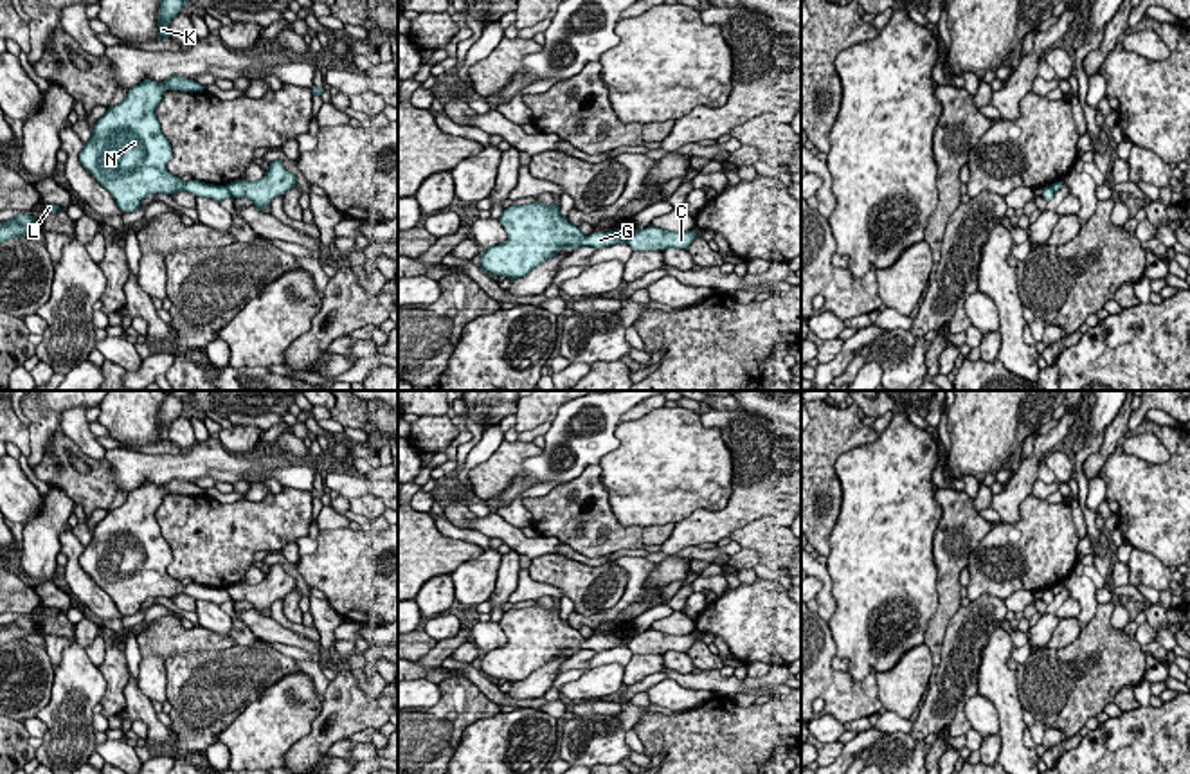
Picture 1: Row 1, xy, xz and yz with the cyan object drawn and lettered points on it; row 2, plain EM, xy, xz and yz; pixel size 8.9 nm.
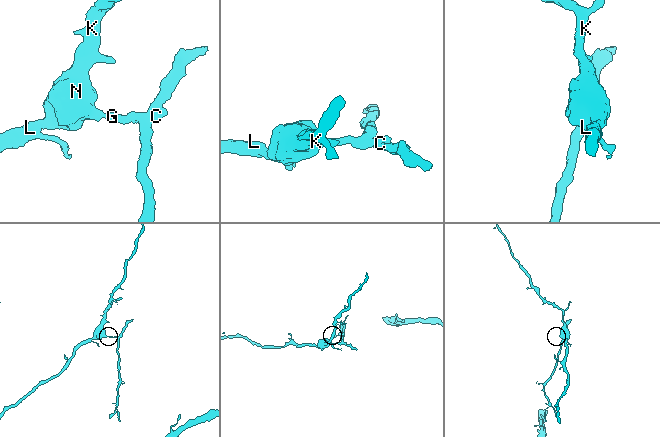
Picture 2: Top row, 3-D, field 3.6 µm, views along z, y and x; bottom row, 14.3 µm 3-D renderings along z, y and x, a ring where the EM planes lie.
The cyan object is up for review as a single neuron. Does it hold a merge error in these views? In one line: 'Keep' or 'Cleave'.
Cleave

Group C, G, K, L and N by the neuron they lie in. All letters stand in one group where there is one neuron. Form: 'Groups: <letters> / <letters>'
Groups: C / G K L N

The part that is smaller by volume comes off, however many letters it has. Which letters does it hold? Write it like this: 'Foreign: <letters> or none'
Foreign: C

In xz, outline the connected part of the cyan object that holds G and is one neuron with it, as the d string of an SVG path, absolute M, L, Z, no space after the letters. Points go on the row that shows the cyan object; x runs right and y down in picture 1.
M527 203L506 207L499 221L508 239L481 252L481 268L515 281L545 263L563 248L610 247L625 243L634 230L609 230L585 236L580 227L562 218L554 203Z

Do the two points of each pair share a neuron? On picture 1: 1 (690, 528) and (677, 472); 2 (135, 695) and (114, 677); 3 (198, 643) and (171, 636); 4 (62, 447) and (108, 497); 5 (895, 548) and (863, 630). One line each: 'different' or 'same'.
1: different
2: different
3: same
4: same
5: same

